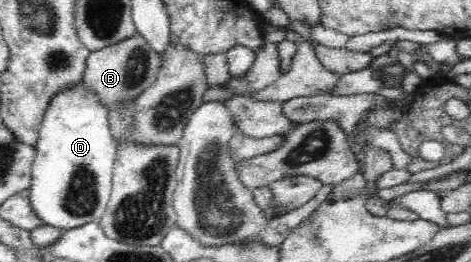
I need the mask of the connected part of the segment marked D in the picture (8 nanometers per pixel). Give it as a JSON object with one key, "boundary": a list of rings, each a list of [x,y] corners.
{"boundary":[[[82,84],[53,96],[36,145],[30,203],[42,224],[59,230],[99,222],[112,192],[117,143],[110,130],[109,110]]]}

